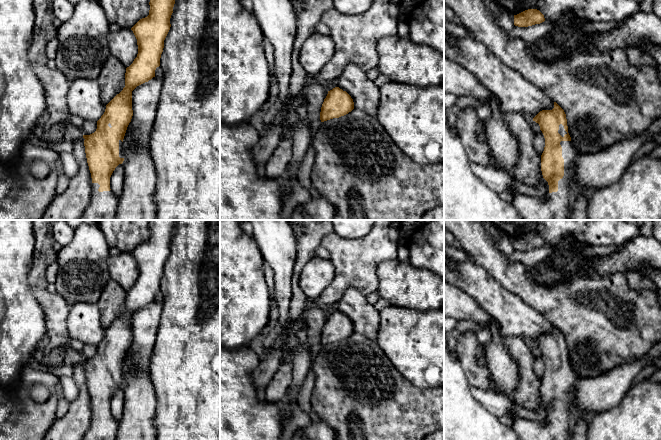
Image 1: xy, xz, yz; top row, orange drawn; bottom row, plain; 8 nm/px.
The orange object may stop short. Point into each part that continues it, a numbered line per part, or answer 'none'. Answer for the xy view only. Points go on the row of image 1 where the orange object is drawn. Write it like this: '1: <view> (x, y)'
1: xy (103, 206)

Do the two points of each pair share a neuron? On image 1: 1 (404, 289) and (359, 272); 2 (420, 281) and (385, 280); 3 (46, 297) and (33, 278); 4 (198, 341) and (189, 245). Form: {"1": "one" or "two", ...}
{"1": "two", "2": "one", "3": "two", "4": "one"}

